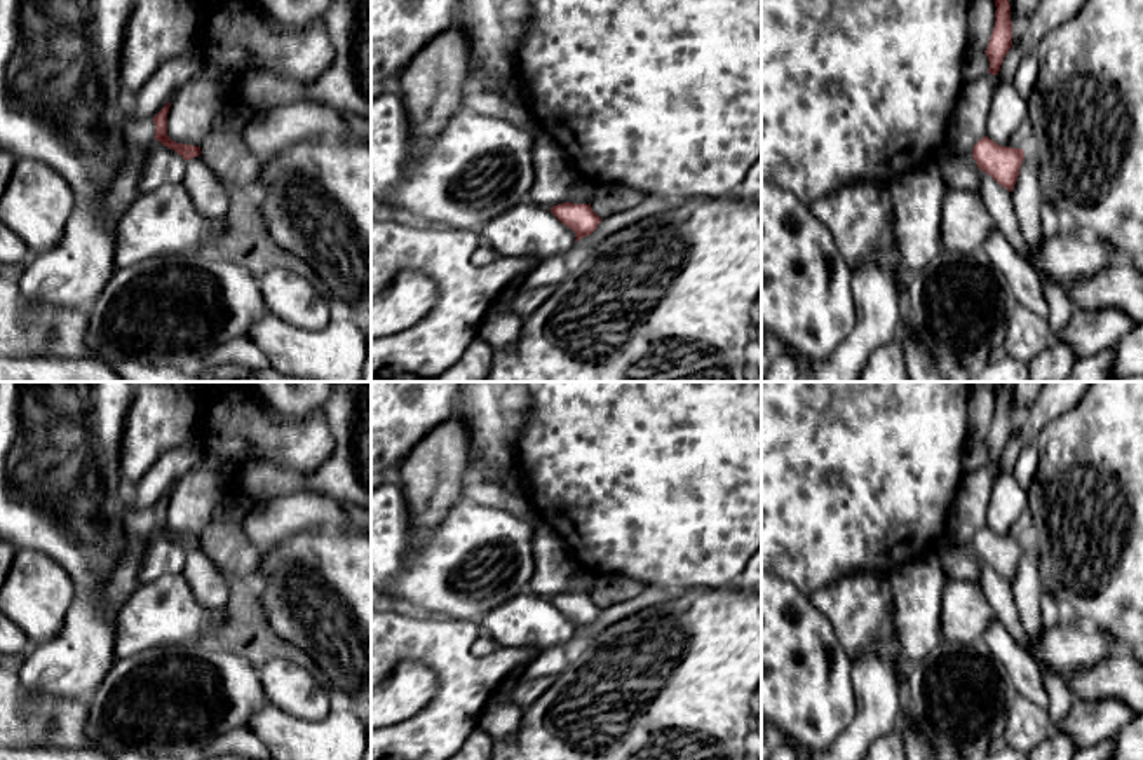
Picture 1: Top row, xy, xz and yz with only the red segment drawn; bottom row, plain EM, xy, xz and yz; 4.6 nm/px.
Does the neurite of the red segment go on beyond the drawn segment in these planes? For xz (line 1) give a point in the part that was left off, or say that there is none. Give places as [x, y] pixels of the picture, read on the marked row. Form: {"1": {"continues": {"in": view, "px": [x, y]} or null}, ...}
{"1": {"continues": null}}

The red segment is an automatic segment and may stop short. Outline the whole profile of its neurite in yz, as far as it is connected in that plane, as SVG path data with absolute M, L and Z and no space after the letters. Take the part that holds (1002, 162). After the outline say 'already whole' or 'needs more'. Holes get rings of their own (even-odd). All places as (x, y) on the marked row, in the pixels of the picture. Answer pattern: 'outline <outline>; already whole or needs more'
outline M984 136L974 145L972 159L981 171L1012 192L1025 159L1025 150L997 145L993 139Z; already whole

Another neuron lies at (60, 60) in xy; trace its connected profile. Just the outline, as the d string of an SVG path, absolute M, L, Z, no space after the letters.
M0 0L0 150L56 169L78 204L99 200L125 166L120 58L132 9L134 0Z

